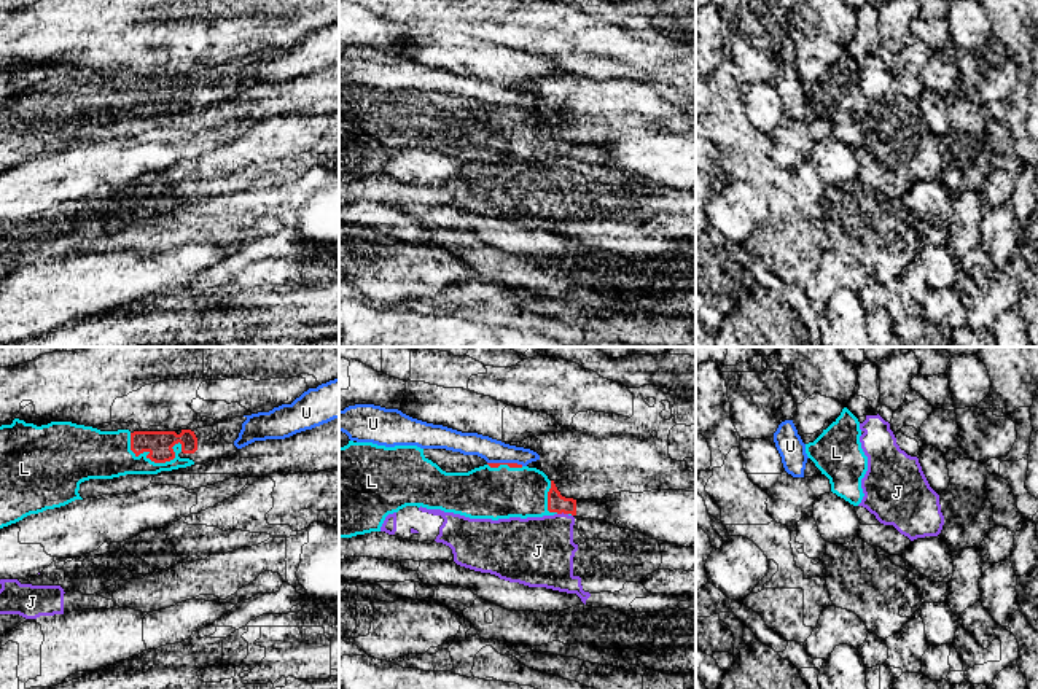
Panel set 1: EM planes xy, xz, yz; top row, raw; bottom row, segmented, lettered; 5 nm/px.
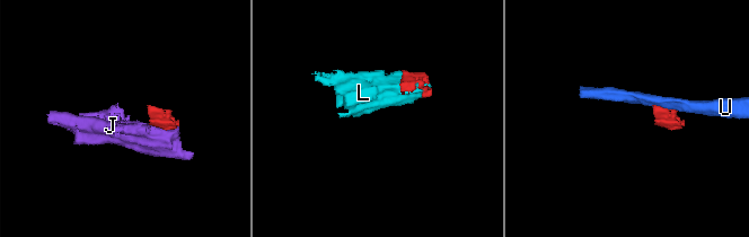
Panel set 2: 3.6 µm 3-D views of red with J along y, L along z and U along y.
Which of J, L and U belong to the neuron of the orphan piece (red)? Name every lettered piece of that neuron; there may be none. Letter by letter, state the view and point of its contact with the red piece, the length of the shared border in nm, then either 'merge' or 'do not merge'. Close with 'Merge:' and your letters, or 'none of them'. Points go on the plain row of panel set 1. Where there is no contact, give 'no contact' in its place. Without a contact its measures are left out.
J: contact xz (562, 155); length 60 nm; do not merge
L: contact xy (156, 105); length 280 nm; merge
U: contact xz (505, 107); length 180 nm; do not merge
Merge: L

